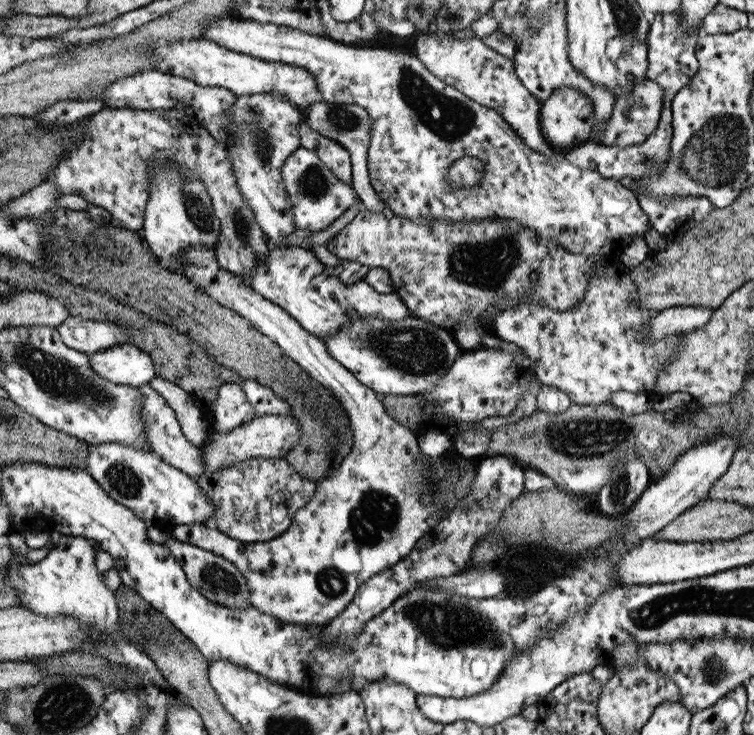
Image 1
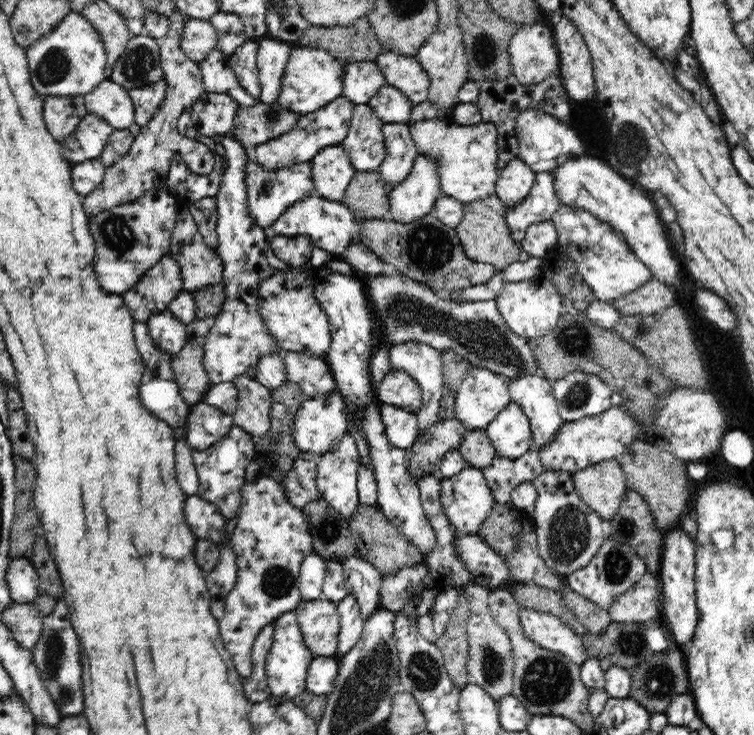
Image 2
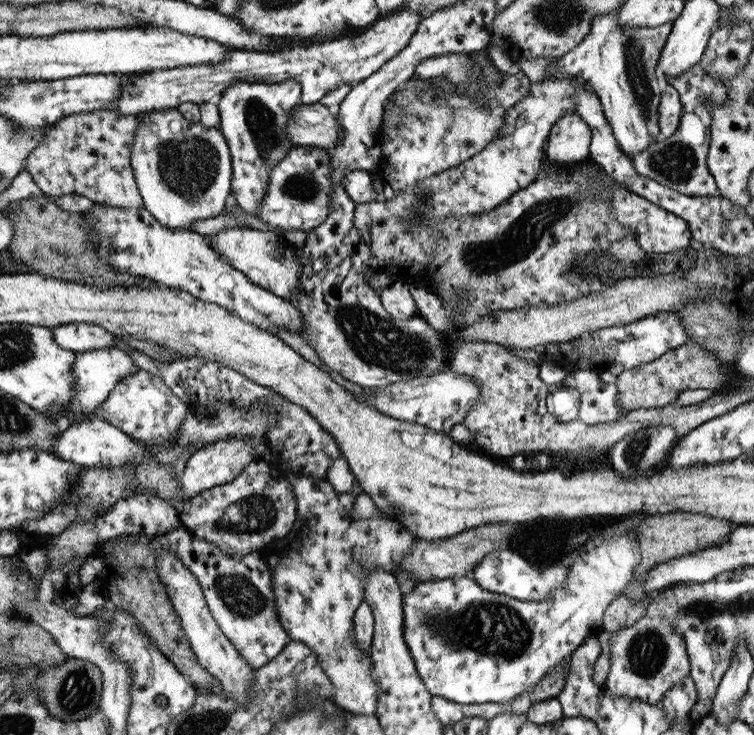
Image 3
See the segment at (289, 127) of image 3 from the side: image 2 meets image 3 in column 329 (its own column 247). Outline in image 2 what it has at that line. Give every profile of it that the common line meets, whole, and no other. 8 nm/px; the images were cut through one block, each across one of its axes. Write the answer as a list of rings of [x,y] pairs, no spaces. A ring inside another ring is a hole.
[[[258,101],[245,111],[237,110],[228,134],[239,140],[245,149],[253,151],[259,144],[288,132],[300,116],[277,101],[270,104]]]

